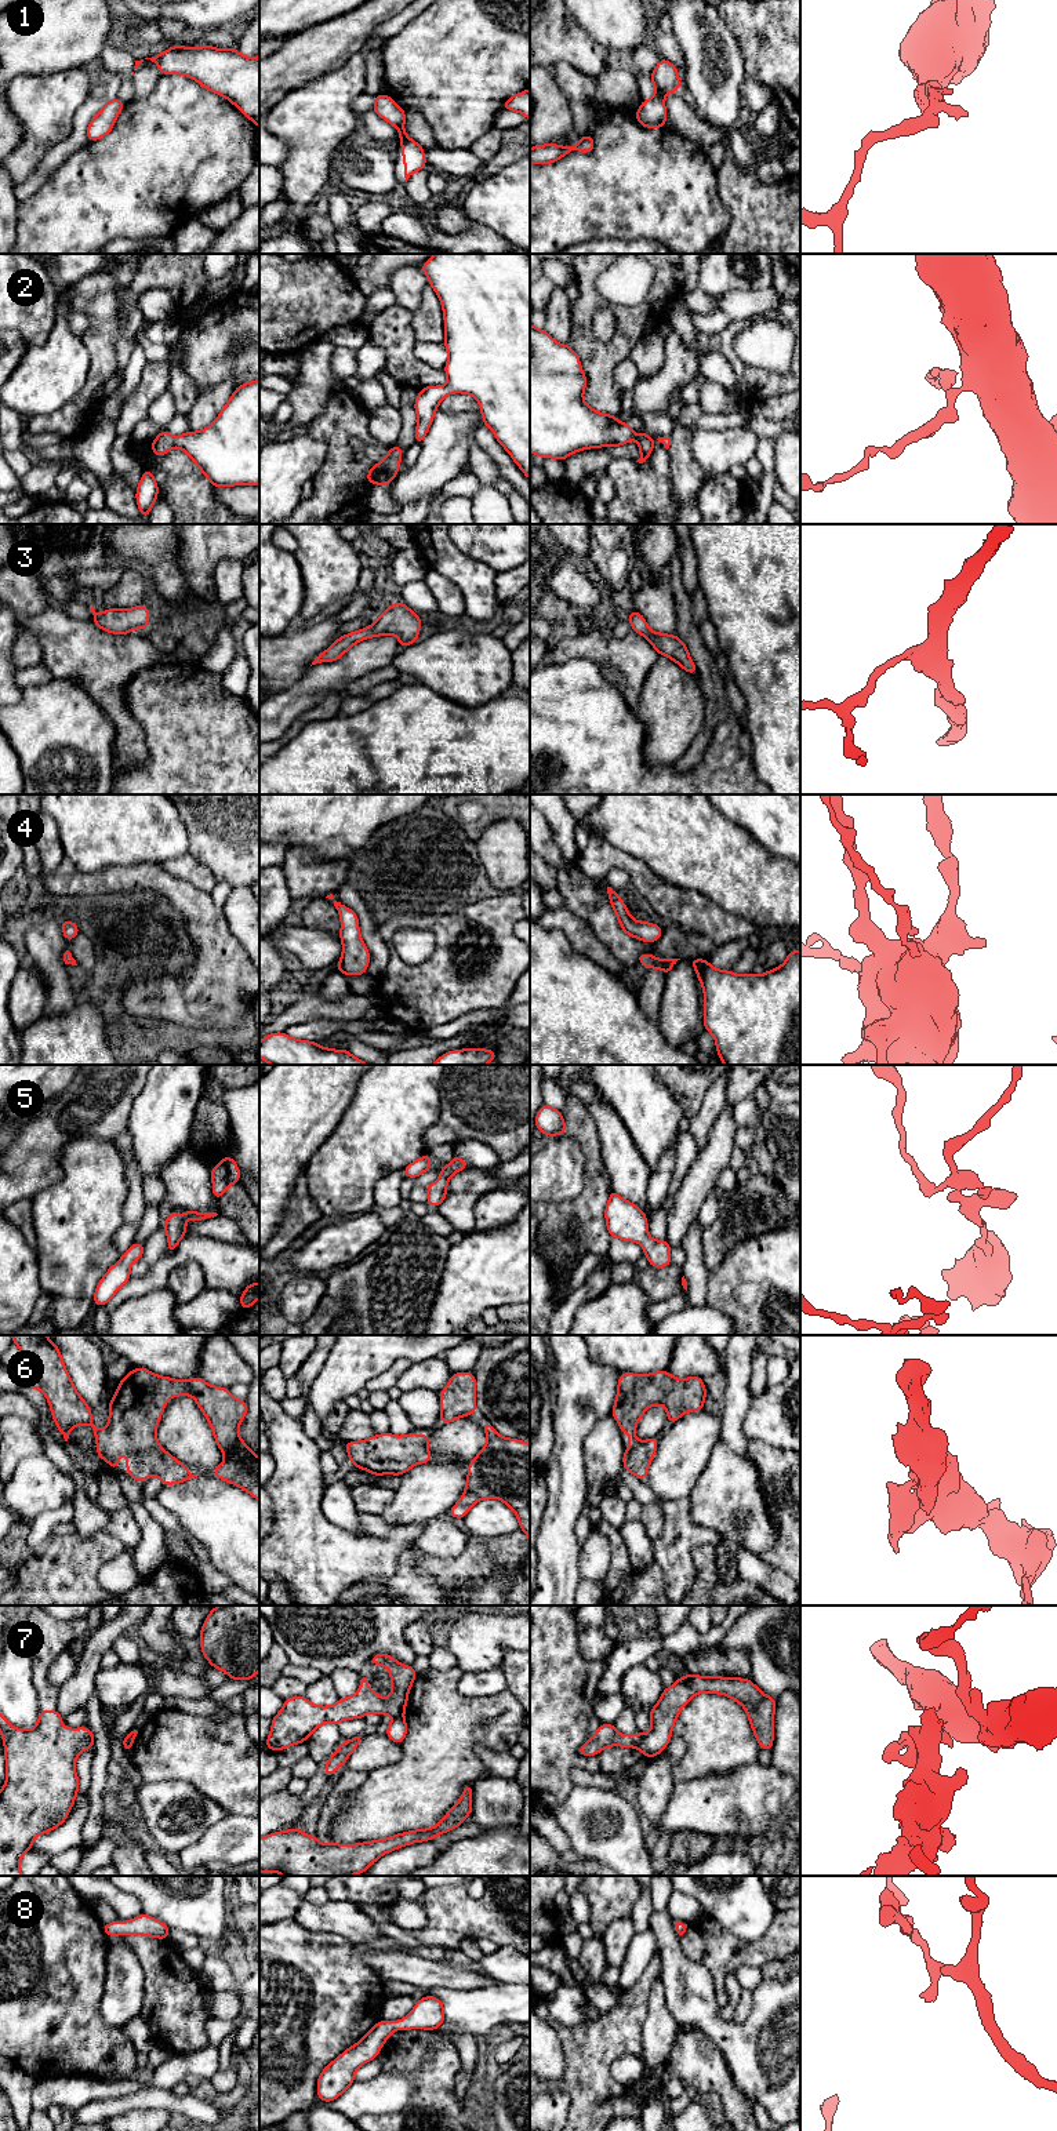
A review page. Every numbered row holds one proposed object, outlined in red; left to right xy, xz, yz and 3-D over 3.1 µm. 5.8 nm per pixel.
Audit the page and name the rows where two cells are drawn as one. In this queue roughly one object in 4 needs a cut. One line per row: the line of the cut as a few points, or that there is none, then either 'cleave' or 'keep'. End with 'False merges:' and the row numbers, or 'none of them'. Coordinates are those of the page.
1: no cut; keep
2: no cut; keep
3: no cut; keep
4: no cut; keep
5: no cut; keep
6: no cut; keep
7: cut in yz along (643, 1735), (638, 1746); cleave
8: no cut; keep
False merges: 7

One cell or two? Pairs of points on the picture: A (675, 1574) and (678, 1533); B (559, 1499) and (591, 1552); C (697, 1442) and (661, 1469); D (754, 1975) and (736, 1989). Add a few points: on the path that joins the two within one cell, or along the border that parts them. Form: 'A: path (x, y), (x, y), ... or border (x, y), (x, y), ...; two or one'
A: path (675, 1564), (676, 1542); one
B: border (581, 1545), (578, 1556), (580, 1577); two
C: path (689, 1447), (669, 1466); one
D: border (733, 1973), (743, 1988); two

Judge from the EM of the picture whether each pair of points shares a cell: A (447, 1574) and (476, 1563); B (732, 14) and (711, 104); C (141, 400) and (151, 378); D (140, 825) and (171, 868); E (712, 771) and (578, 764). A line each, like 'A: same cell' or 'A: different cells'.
A: same cell
B: different cells
C: same cell
D: different cells
E: same cell

